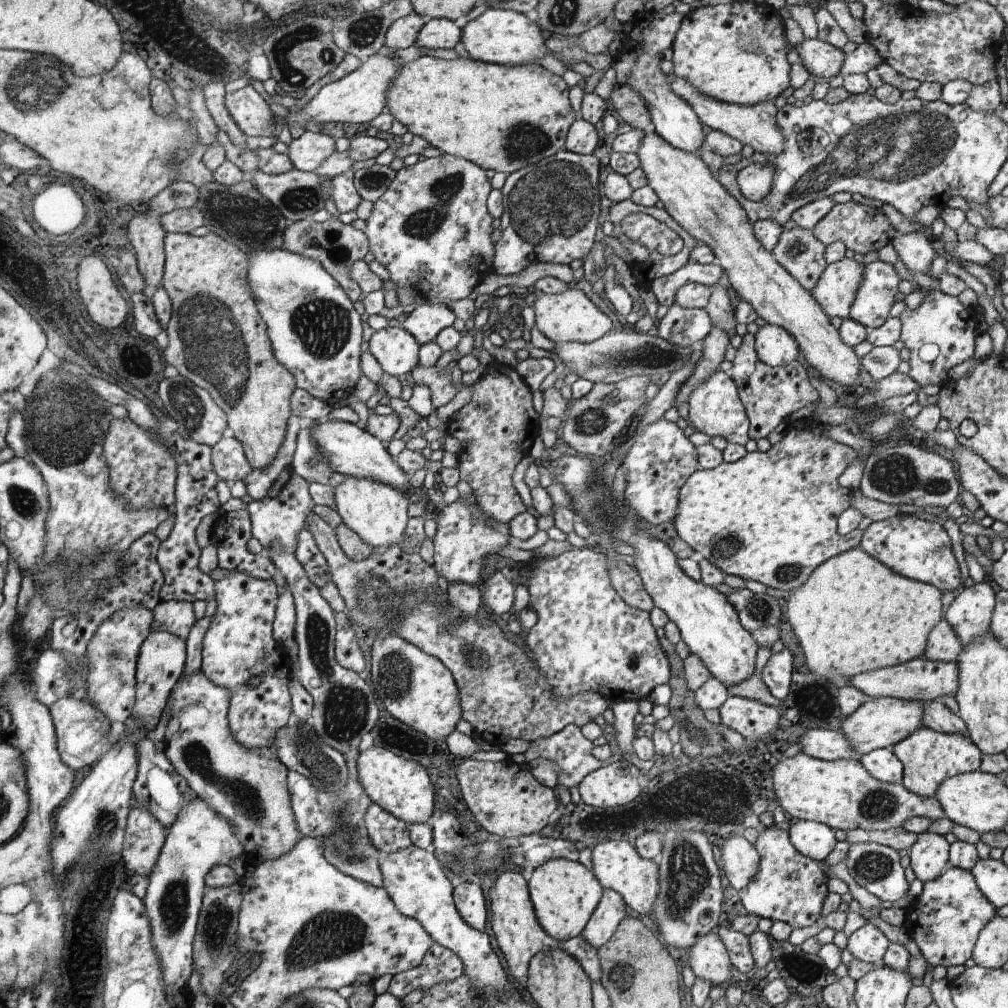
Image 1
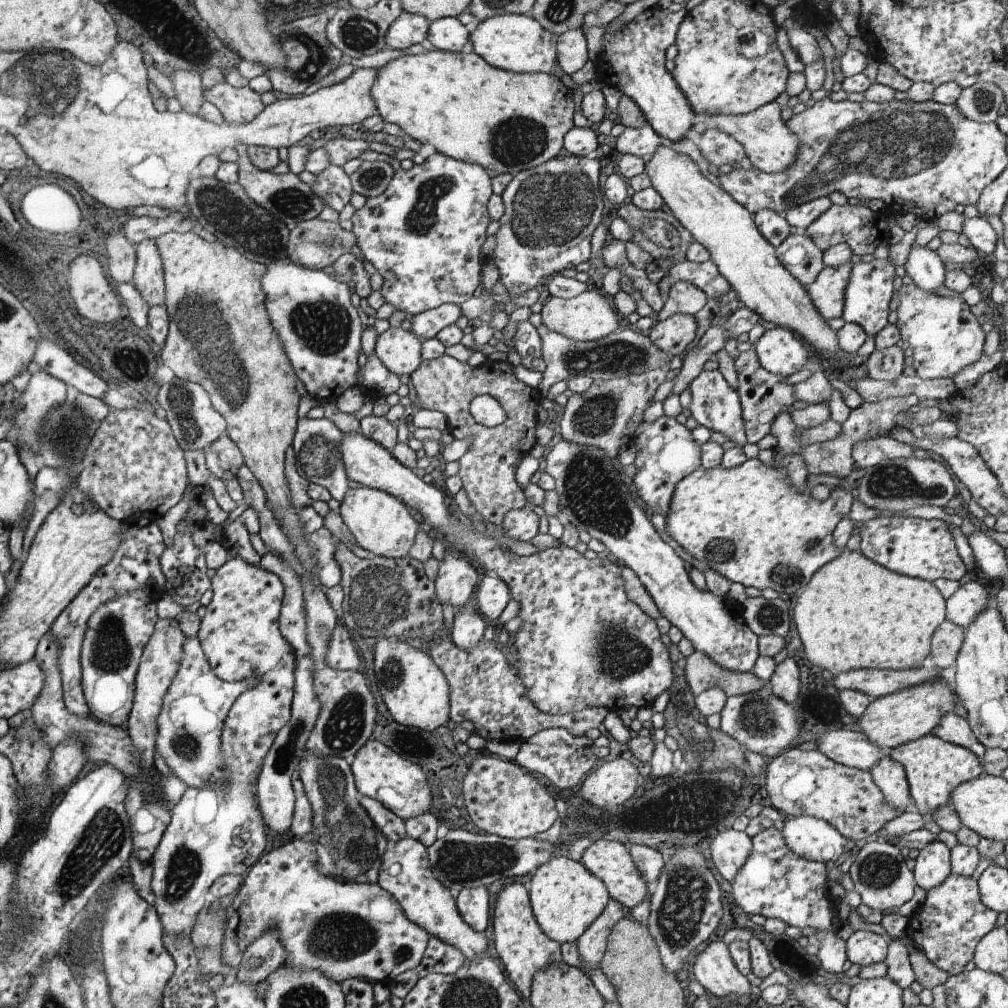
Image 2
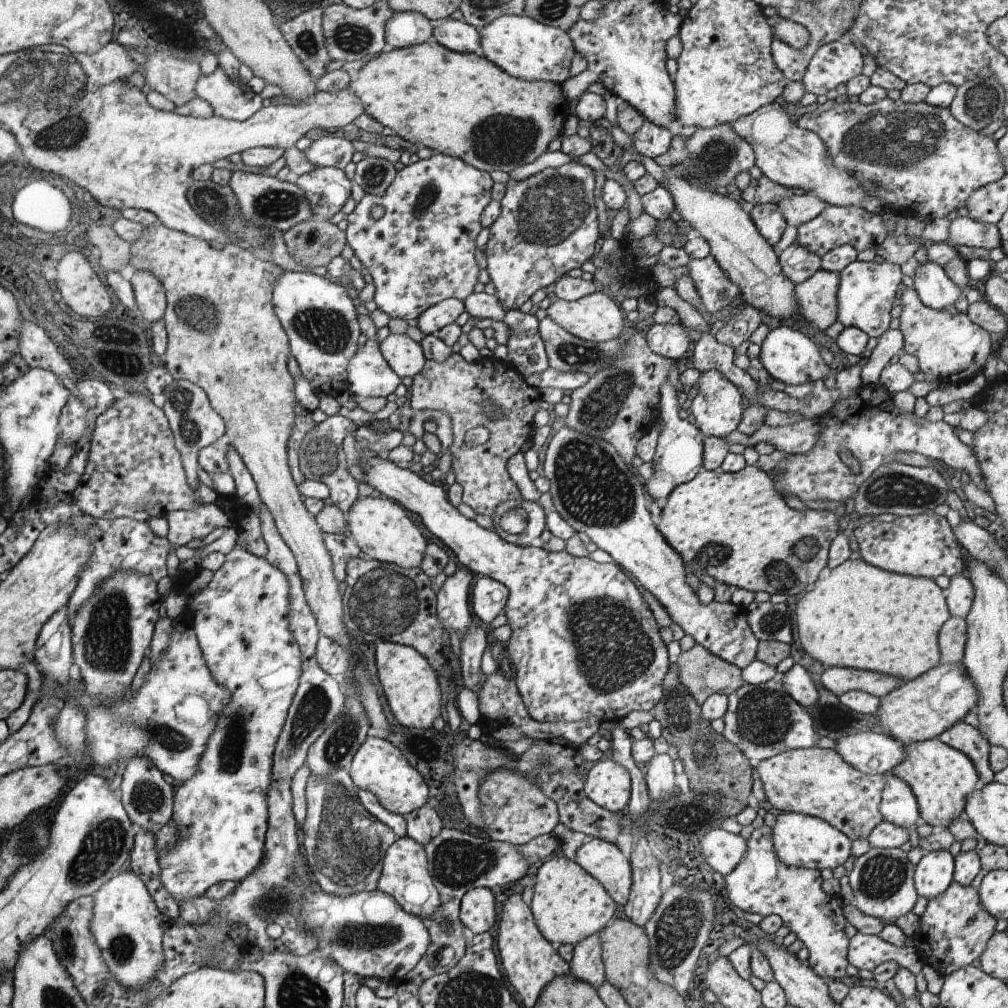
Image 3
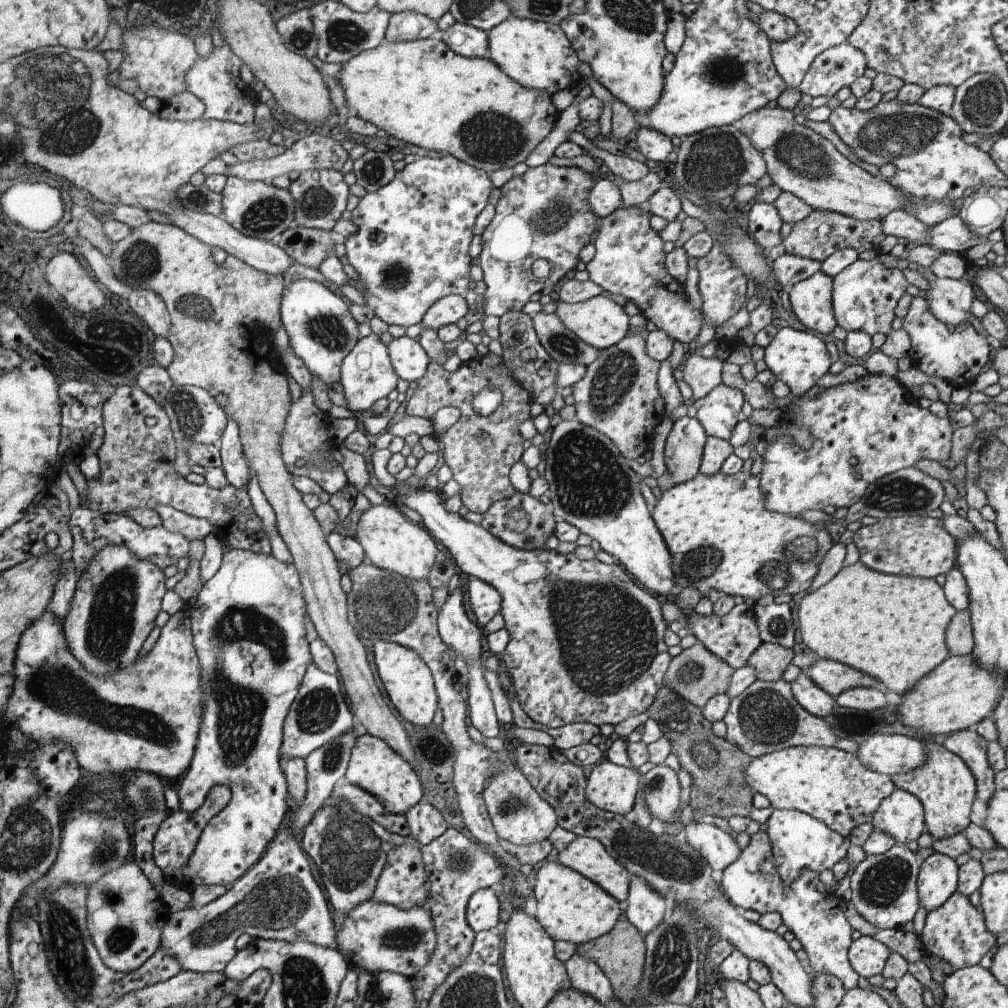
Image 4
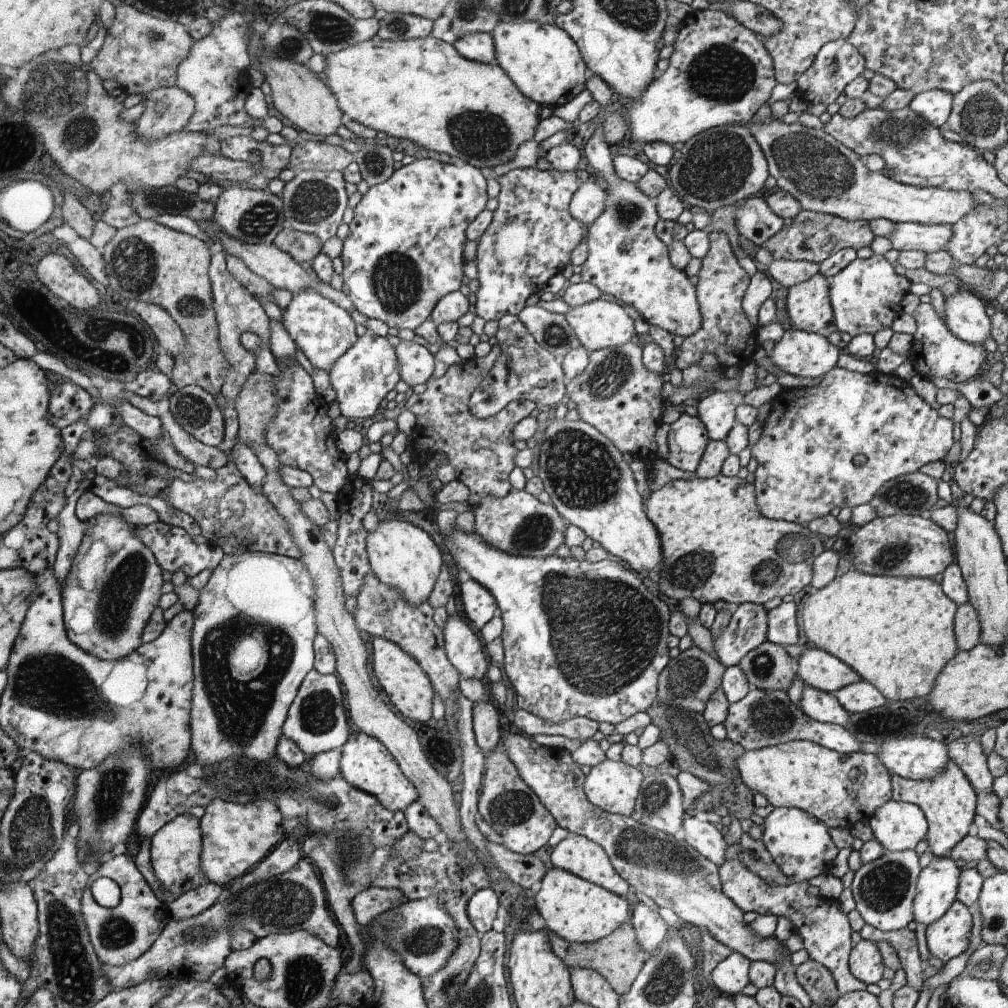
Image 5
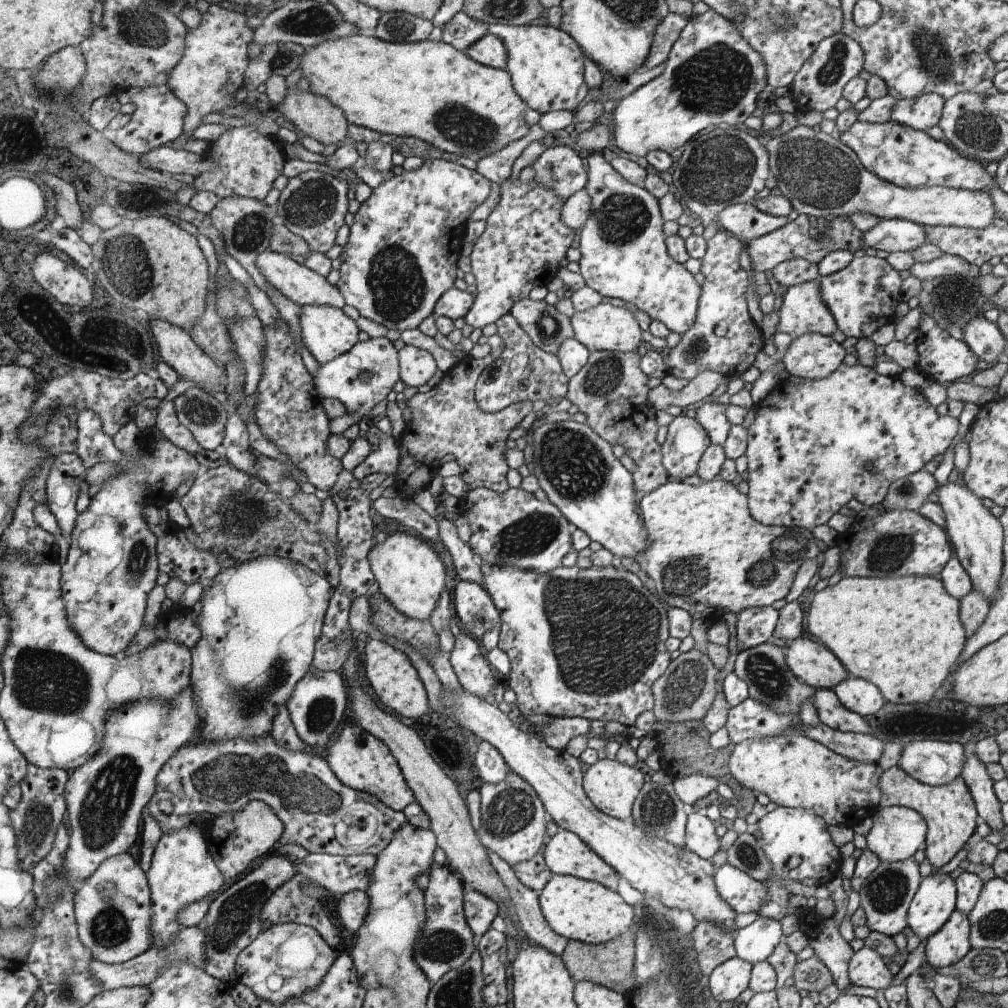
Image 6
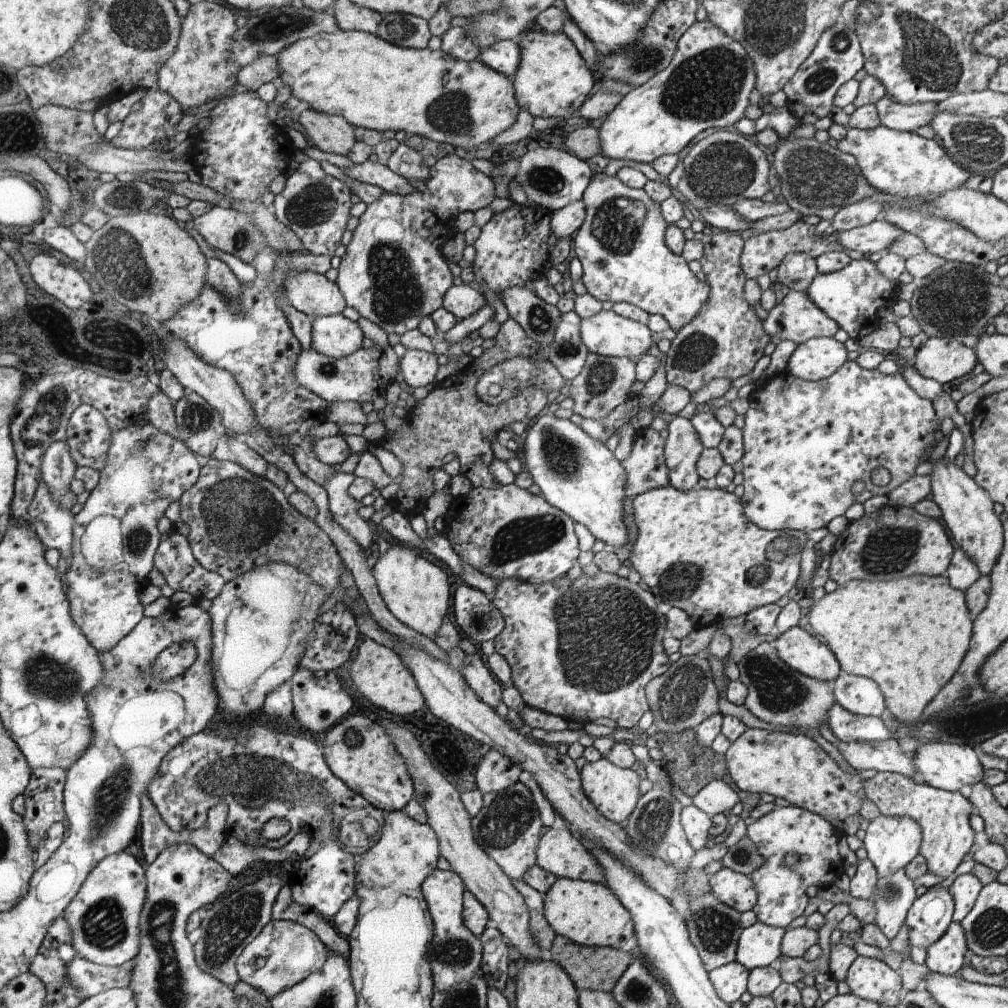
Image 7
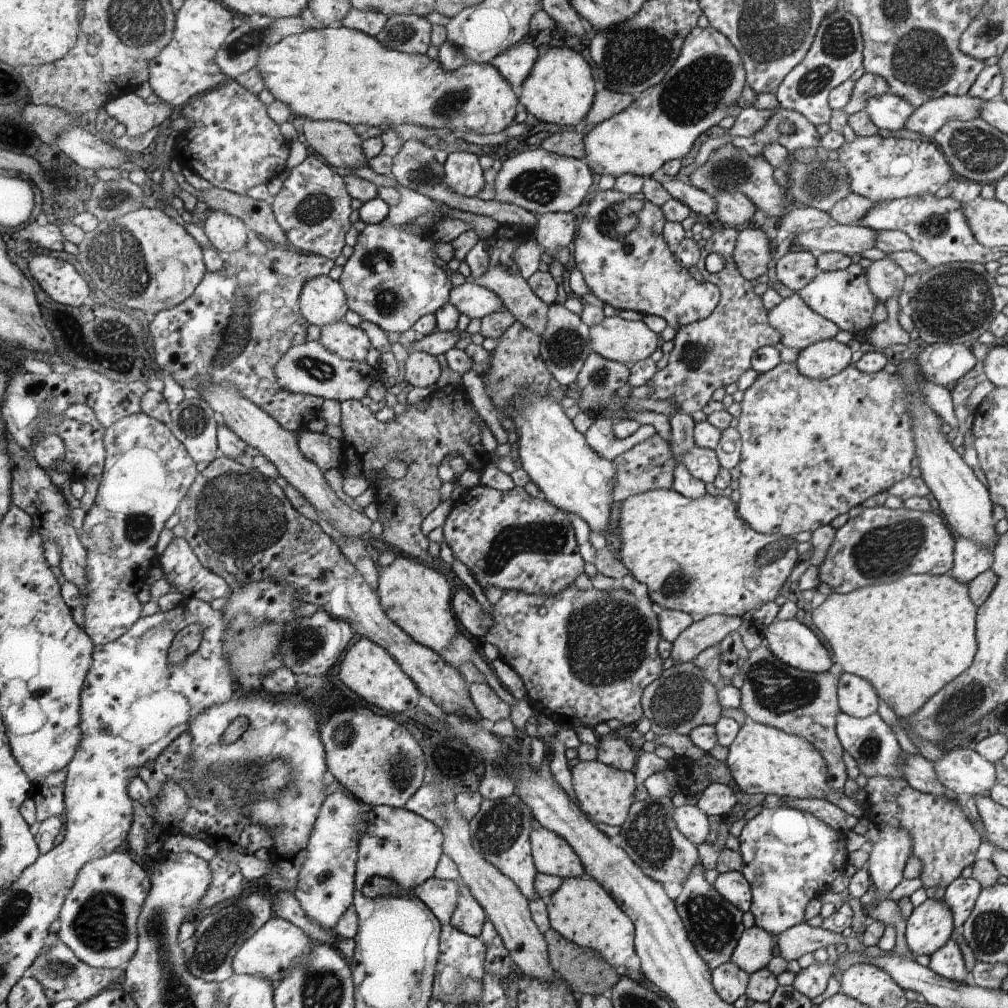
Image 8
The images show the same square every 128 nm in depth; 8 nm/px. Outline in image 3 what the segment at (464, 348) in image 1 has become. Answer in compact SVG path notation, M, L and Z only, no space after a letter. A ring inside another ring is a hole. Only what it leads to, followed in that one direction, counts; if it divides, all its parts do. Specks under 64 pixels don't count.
M452 354L446 363L428 360L424 370L413 379L410 406L414 412L441 410L452 419L454 443L449 448L452 454L451 469L456 475L456 483L463 487L462 503L477 514L492 517L498 504L522 498L520 490L509 476L508 463L531 438L532 418L540 404L538 388L526 384L508 361L492 357L466 362L460 354ZM487 401L501 409L501 419L490 418L483 411ZM477 426L486 427L490 431L490 439L481 446L470 448L464 443L466 432Z

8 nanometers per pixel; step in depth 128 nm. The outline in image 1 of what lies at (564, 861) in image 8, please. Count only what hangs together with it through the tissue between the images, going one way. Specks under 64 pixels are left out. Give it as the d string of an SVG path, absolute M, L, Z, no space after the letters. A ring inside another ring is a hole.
M626 840L599 843L592 848L592 869L604 890L614 890L640 915L651 915L660 891L660 869L652 860L640 857Z

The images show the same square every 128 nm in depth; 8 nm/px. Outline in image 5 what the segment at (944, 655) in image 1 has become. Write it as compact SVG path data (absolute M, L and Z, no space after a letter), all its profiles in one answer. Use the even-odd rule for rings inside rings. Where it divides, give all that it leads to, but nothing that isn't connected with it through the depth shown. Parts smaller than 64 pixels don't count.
M969 601L958 605L954 633L959 651L970 651L981 644L981 623L977 611Z

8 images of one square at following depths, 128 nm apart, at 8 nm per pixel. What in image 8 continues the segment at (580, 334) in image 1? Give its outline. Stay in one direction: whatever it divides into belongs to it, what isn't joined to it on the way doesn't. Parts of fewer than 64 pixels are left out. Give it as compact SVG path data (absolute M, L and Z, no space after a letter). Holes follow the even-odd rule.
M615 315L605 317L600 324L590 326L593 353L622 364L646 360L658 348L658 334L643 321L624 320Z

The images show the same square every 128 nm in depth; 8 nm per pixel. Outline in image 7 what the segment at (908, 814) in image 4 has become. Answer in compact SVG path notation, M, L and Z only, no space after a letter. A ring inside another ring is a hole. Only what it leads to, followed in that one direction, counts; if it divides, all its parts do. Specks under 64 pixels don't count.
M880 815L869 821L864 829L866 834L863 839L863 847L867 852L867 857L870 858L877 870L878 878L890 876L894 872L898 872L900 868L905 868L919 854L922 844L922 830L920 830L918 822L908 816Z

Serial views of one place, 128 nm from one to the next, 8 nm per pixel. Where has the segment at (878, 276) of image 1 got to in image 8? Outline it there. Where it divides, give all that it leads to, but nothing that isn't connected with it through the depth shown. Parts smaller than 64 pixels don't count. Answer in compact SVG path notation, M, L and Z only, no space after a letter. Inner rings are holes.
M851 263L846 270L824 272L819 271L818 276L797 292L804 304L814 312L828 320L832 320L839 330L846 330L856 335L864 332L871 324L871 316L878 304L878 298L871 294L870 284L866 278L866 268L858 263Z

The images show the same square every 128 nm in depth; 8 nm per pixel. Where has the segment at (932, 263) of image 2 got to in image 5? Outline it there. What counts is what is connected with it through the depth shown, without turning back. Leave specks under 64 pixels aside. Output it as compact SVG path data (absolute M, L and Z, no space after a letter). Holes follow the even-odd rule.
M966 286L958 288L946 302L947 328L961 340L983 347L991 337L991 318L985 310L985 302Z

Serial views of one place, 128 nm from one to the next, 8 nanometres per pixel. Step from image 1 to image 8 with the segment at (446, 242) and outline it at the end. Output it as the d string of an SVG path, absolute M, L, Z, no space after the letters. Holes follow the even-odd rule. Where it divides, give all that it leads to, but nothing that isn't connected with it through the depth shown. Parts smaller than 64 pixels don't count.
M455 151L447 156L443 165L442 184L446 184L454 194L476 198L484 188L482 168L475 154ZM390 216L378 224L366 224L359 232L354 252L343 265L339 278L349 309L387 333L401 334L412 329L422 316L435 314L450 300L452 282L430 258L430 246L434 242L428 236L426 242L422 242L406 225L394 224ZM420 244L424 244L426 252L418 250Z

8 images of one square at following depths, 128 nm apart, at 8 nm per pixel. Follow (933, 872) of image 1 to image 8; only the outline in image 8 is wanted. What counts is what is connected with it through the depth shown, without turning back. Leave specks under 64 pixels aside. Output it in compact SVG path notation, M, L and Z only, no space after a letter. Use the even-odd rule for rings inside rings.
M926 899L914 908L906 922L908 950L915 957L930 956L950 940L954 928L950 906L943 899Z

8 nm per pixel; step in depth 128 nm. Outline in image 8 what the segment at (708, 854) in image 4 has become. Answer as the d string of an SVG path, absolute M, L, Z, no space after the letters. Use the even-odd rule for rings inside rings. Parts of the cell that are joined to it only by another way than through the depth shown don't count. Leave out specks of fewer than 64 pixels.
M700 805L674 806L674 812L672 812L672 820L676 828L696 846L708 838L708 818L704 810L700 810Z

